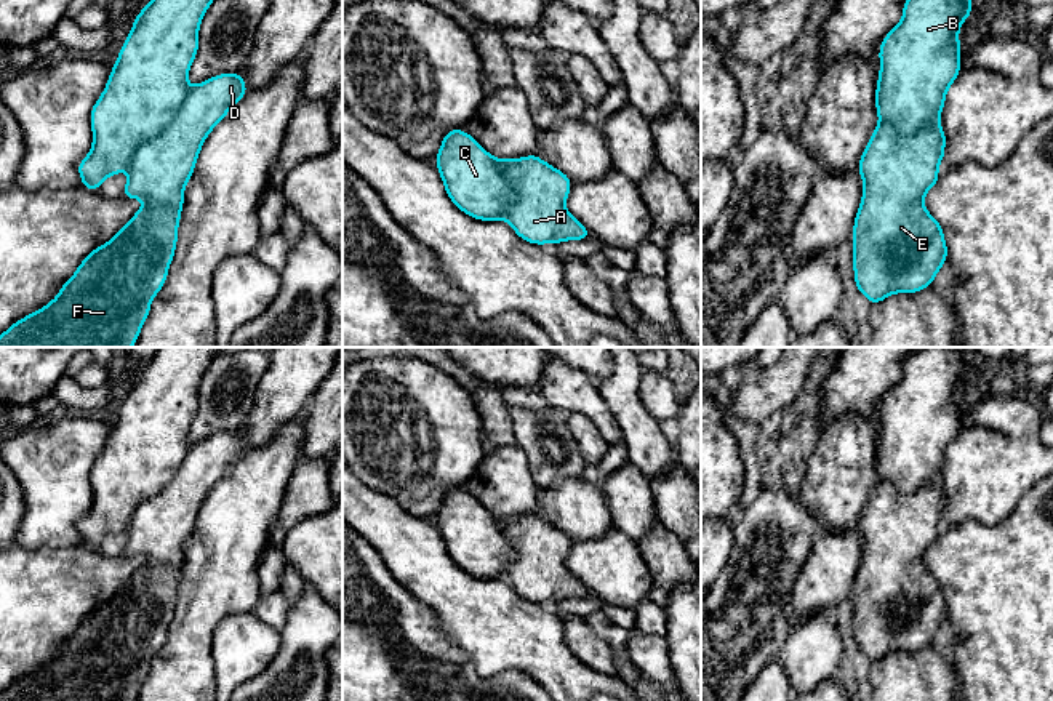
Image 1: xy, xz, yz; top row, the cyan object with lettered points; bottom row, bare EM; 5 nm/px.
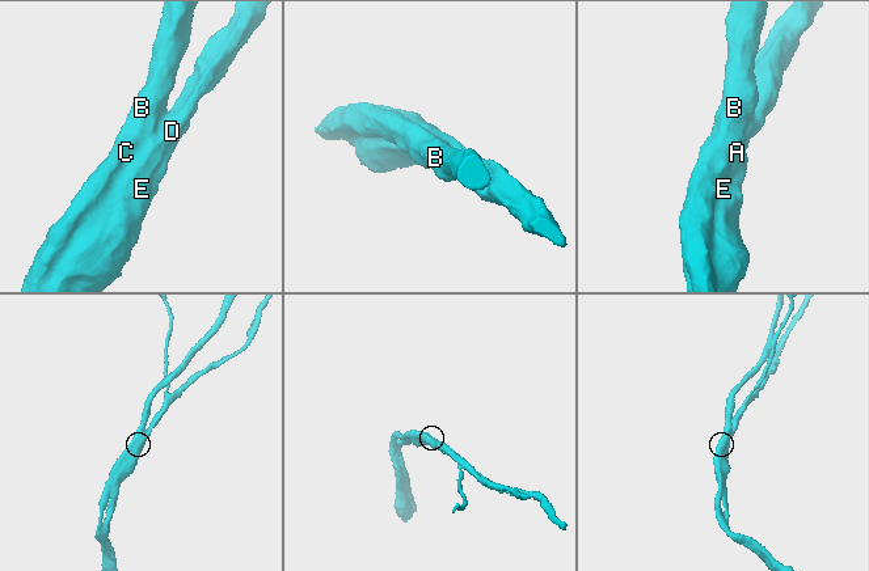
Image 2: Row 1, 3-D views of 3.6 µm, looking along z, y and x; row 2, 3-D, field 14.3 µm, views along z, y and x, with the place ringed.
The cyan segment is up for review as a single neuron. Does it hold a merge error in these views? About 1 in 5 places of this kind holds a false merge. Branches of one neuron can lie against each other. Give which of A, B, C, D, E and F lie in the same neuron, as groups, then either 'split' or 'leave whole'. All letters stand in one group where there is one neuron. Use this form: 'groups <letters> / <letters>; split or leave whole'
groups A B C D E F; leave whole

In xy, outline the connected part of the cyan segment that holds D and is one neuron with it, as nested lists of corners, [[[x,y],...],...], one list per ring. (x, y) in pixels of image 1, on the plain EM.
[[[158,347],[134,376],[107,443],[91,467],[93,506],[78,522],[77,530],[83,546],[99,549],[106,536],[126,527],[128,539],[122,555],[142,557],[144,565],[107,602],[94,607],[80,621],[51,661],[13,682],[0,693],[0,701],[134,701],[138,698],[150,661],[166,640],[178,600],[184,546],[195,528],[203,499],[248,450],[242,431],[219,432],[200,443],[187,443],[187,432],[198,410],[198,386],[214,357],[216,347]]]

